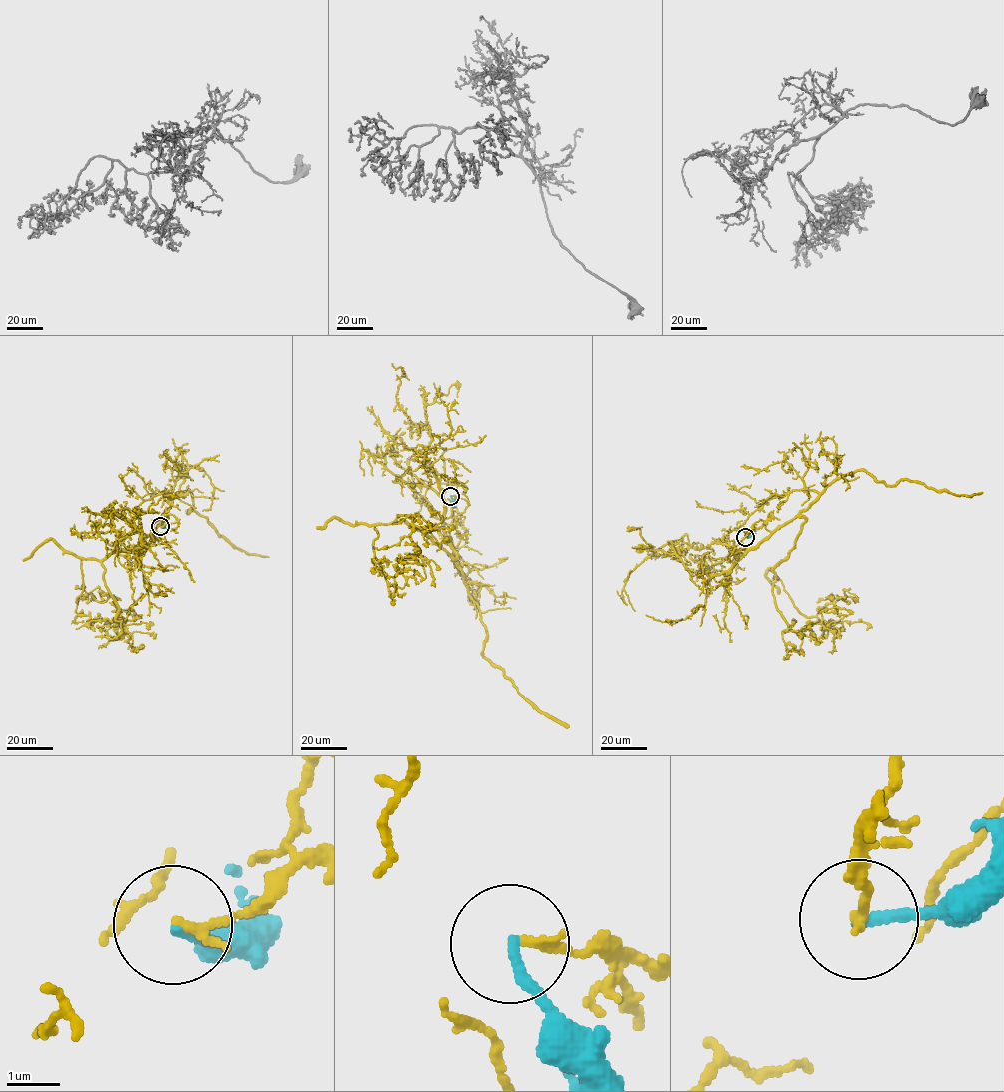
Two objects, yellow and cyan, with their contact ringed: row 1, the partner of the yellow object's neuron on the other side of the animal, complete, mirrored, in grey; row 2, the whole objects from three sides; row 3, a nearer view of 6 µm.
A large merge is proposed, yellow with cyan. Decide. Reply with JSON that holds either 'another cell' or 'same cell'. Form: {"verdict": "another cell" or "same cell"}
{"verdict": "another cell"}

